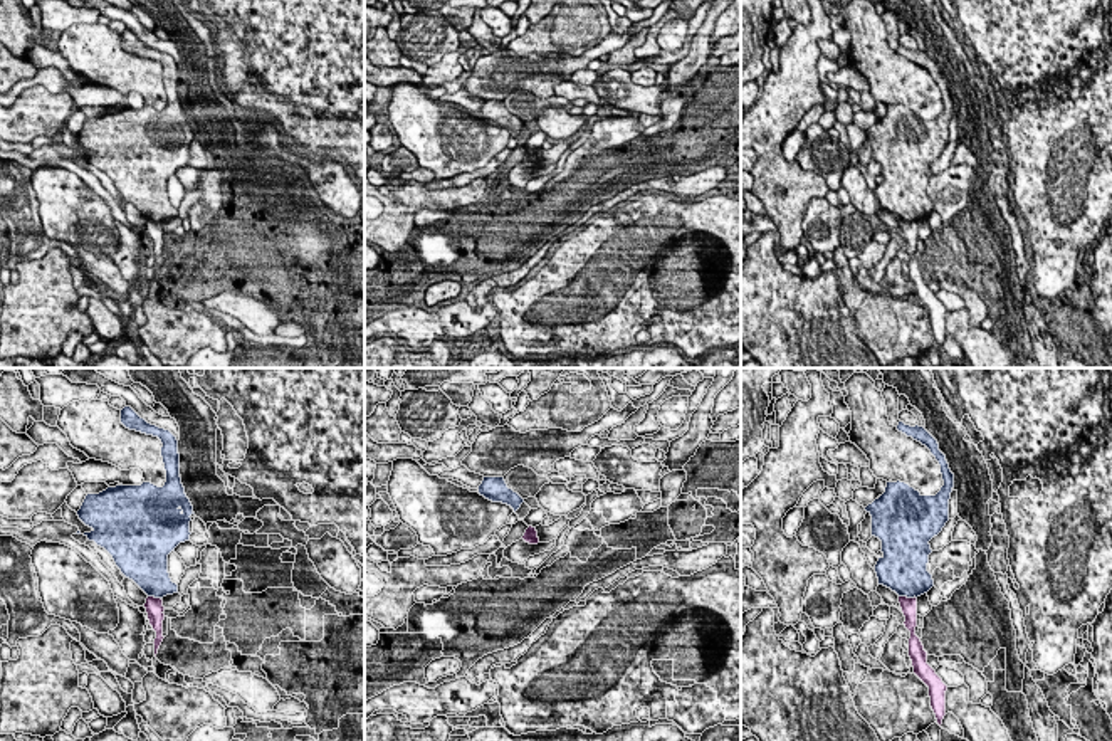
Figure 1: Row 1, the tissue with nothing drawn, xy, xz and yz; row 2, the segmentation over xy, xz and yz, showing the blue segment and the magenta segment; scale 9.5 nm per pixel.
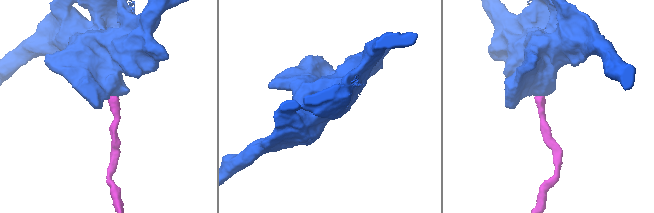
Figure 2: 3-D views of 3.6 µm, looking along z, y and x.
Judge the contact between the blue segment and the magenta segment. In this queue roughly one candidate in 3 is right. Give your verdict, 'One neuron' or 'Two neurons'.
Two neurons

